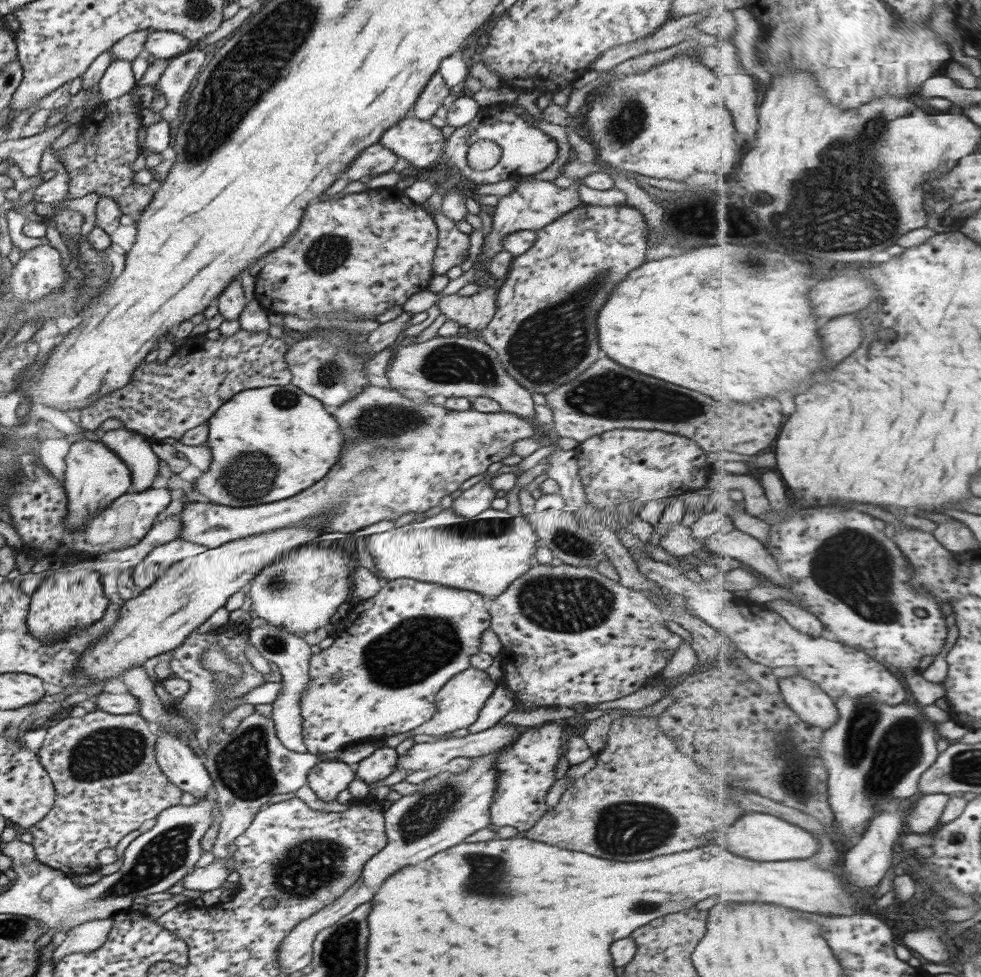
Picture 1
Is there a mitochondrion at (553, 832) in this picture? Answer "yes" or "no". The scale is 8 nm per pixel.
no

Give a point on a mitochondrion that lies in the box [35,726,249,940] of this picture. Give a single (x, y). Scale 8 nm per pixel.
(165, 853)

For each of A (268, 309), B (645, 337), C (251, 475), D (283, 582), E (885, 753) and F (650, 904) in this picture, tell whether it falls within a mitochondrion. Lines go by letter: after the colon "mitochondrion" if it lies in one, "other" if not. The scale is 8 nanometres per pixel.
A: other
B: other
C: mitochondrion
D: mitochondrion
E: mitochondrion
F: mitochondrion

